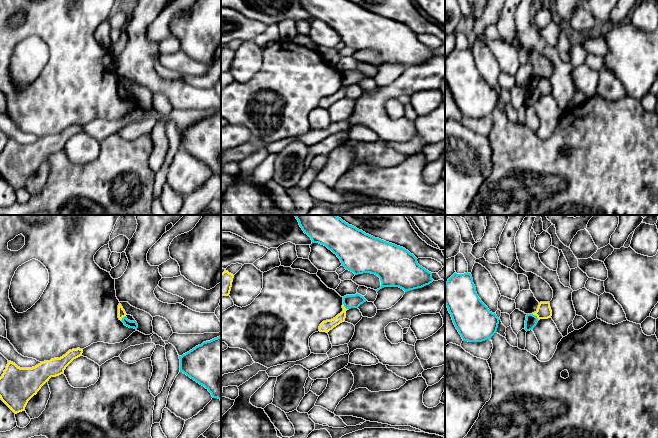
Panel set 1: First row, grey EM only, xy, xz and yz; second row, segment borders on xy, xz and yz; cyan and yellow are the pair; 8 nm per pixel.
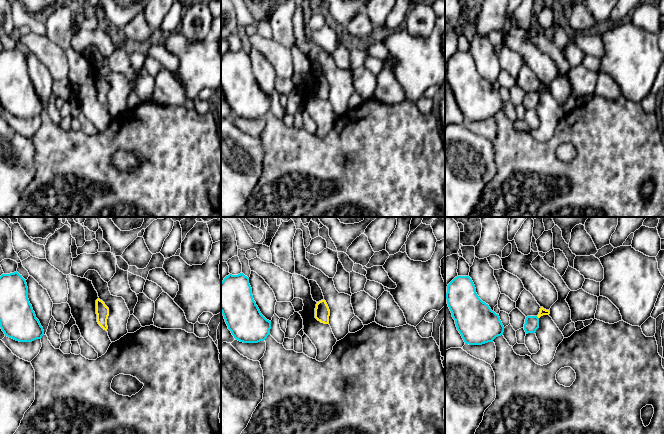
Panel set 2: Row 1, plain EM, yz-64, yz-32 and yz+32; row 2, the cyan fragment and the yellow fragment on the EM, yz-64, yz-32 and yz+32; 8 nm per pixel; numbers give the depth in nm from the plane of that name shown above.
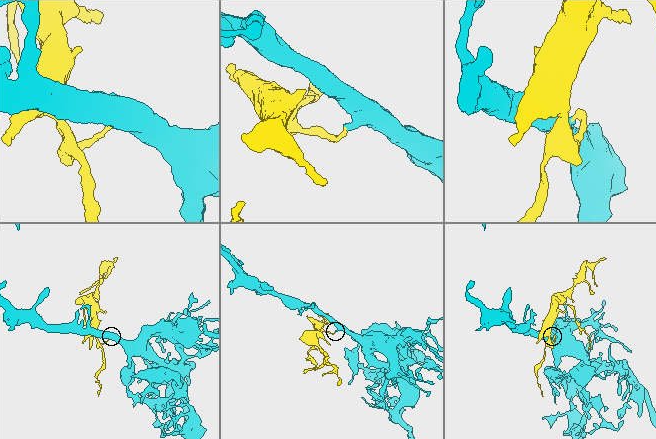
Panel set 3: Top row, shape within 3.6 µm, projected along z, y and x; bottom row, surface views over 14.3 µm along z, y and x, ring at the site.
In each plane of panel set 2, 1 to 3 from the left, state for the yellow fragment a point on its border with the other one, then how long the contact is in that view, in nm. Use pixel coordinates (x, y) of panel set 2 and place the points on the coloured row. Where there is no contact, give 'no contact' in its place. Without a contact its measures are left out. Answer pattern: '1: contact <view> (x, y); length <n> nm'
1: no contact
2: no contact
3: contact yz+32 (537, 317); length 30 nm

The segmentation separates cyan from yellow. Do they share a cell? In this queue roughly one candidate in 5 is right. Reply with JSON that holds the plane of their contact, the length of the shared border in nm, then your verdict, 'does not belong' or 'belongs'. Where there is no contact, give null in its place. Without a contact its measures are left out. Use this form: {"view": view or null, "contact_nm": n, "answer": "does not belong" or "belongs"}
{"view": "yz", "contact_nm": 80, "answer": "does not belong"}

